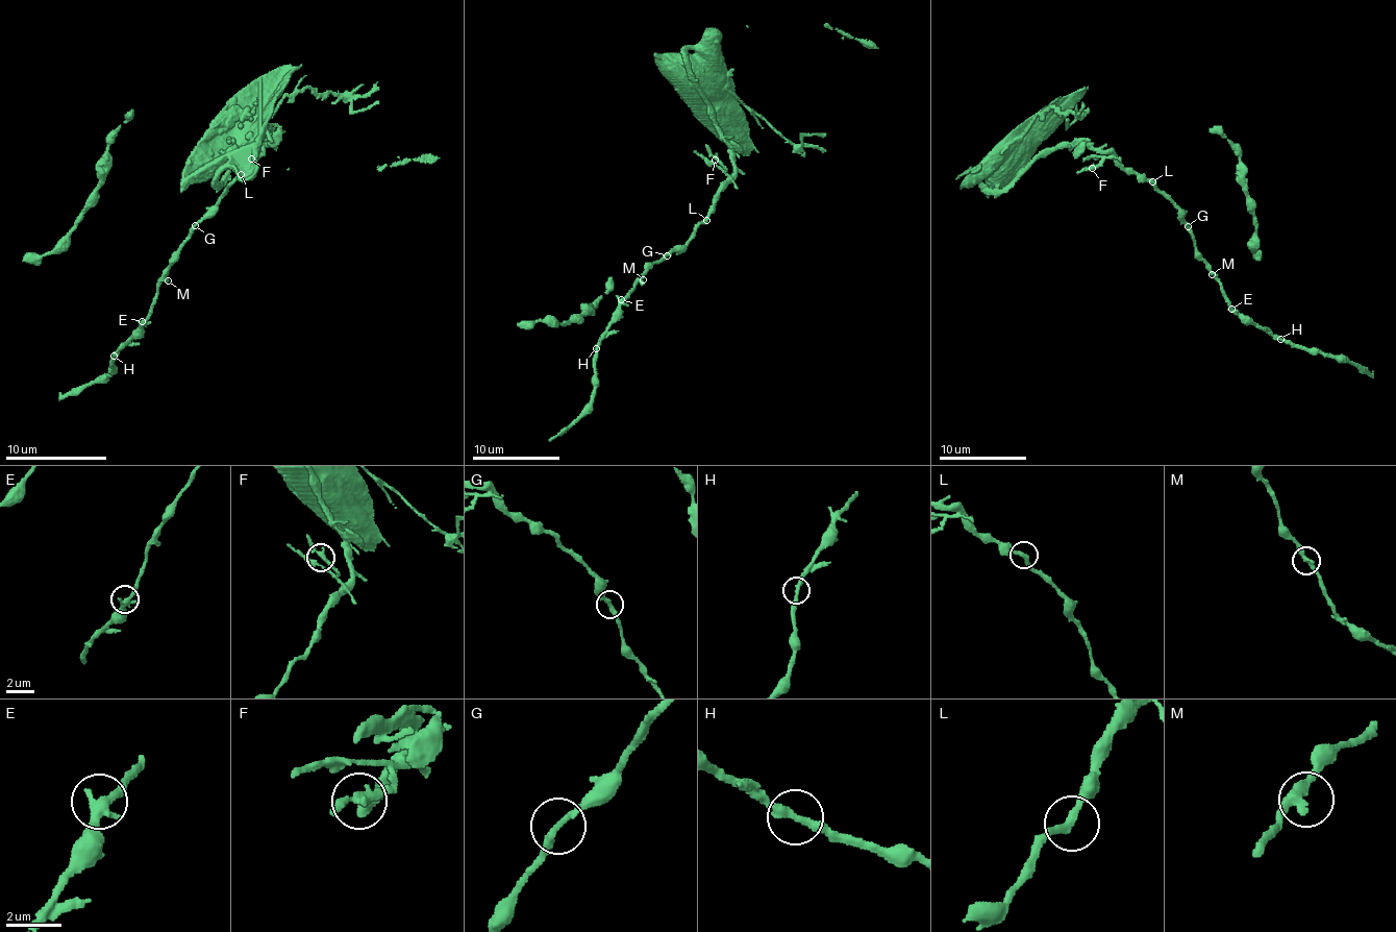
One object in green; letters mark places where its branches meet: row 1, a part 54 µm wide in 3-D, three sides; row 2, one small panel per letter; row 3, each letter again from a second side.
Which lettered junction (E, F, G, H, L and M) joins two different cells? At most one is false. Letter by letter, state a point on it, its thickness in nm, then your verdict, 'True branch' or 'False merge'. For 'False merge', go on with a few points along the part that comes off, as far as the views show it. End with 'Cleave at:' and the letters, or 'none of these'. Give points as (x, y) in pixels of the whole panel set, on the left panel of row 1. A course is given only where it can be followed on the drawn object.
E: Place: (142, 321). Thickness 340 nm. True branch
F: Place: (251, 158). Thickness 280 nm. True branch
G: Place: (195, 225). Thickness 280 nm. True branch
H: Place: (114, 356). Thickness 280 nm. True branch
L: Place: (241, 174). Thickness 280 nm. True branch
M: Place: (168, 280). Thickness 340 nm. True branch
Cleave at: none of these

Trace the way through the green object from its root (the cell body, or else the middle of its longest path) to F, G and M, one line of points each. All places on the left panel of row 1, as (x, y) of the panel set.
F: (226, 189), (267, 146), (251, 158)
G: (226, 189), (226, 194), (195, 224)
M: (226, 189), (226, 194), (182, 245), (177, 260), (165, 275), (168, 280)

